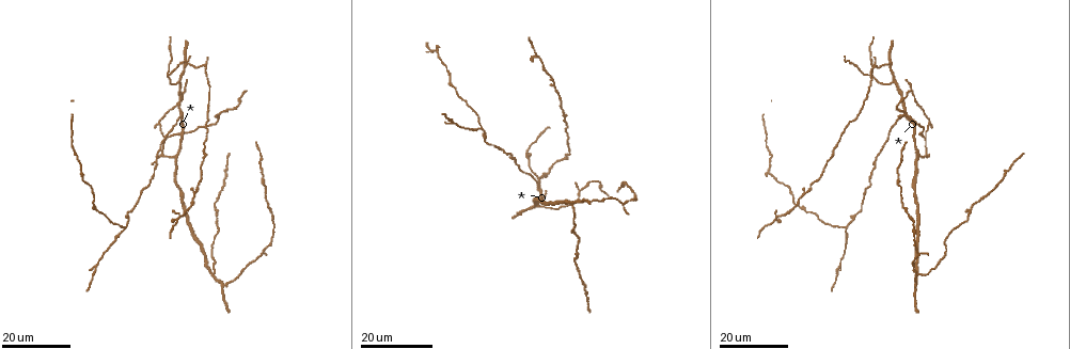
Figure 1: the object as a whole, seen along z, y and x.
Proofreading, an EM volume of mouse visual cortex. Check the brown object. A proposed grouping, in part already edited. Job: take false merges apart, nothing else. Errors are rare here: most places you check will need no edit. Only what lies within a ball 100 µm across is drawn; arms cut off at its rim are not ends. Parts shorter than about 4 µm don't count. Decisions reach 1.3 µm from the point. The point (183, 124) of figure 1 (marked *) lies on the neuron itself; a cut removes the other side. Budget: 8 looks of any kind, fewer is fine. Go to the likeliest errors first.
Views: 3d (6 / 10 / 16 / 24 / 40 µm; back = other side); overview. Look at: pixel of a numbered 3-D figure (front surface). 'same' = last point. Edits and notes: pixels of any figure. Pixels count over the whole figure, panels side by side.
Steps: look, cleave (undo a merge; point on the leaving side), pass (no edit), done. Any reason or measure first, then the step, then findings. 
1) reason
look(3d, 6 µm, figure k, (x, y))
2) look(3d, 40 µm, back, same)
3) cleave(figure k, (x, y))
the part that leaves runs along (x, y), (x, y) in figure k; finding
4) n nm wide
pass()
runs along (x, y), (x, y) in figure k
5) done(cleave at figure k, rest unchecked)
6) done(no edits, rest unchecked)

look(3d, 24 µm, figure 1, (920, 155))

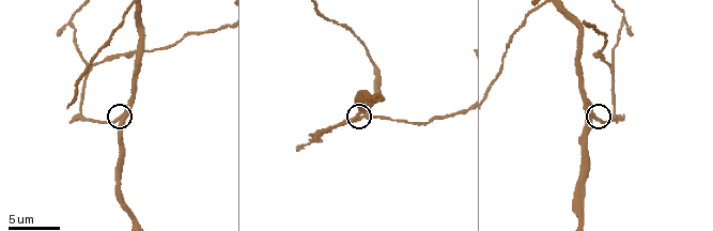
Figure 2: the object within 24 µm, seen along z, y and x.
look(3d, 10 µm, figure 2, (595, 118))

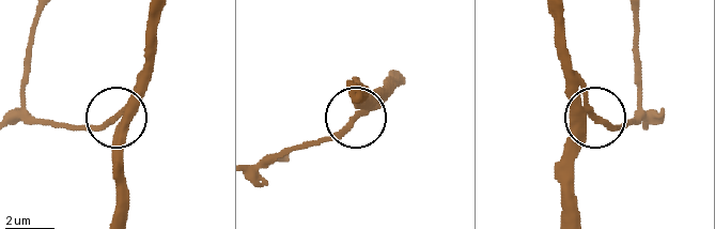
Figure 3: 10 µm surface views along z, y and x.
side arm 46 µm
pass()
runs along (558, 20), (571, 94), (591, 117), (622, 124) in figure 3; continuous, no second neuron

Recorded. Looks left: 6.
three-way junction
look(3d, 24 µm, figure 1, (214, 275))

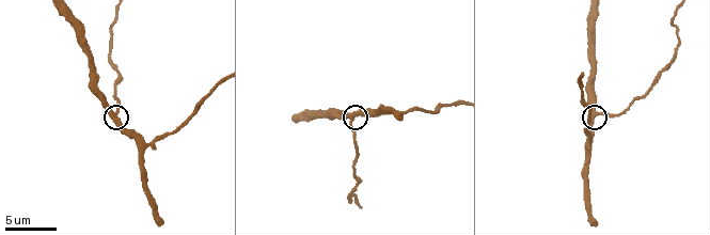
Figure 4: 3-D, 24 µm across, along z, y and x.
closer look
look(3d, 6 µm, figure 4, (350, 123))

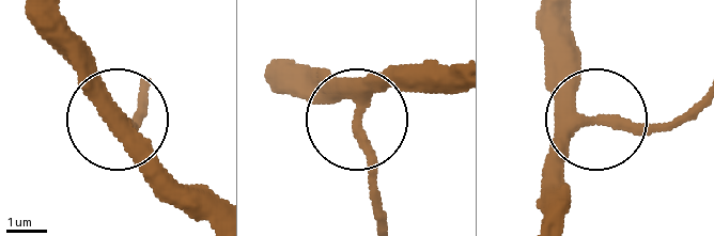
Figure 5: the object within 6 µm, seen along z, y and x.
290 nm wide
pass()
runs along (275, 88), (346, 98), (377, 217) in figure 5; one neuron here

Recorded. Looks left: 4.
arms part here
look(3d, 10 µm, figure 4, (147, 144))

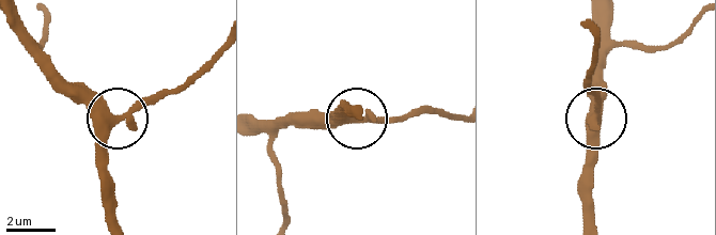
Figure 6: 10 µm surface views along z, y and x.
look(3d, 10 µm, back, figure 6, (350, 118))

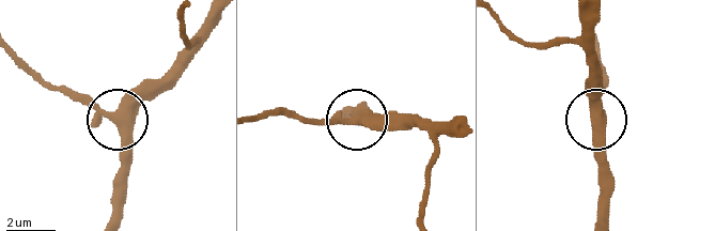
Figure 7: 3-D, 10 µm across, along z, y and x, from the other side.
400 nm wide
pass()
runs along (588, 22), (588, 103), (600, 145), (600, 204) in figure 7; continuous, no second neuron

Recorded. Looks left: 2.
three-way junction
look(3d, 16 µm, figure 1, (893, 81))

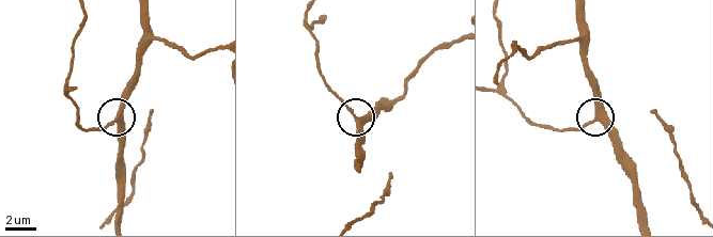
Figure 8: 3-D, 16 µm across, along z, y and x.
look(3d, 10 µm, figure 8, (358, 118))

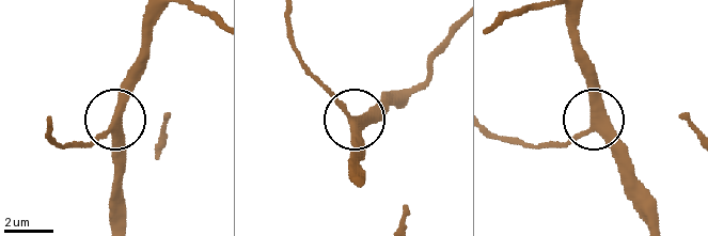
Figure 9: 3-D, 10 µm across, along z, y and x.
300 nm wide
pass()
runs along (657, 216), (601, 124), (588, 124), (561, 146) in figure 9; one neuron here

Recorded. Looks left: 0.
done(no edits, rest unchecked)

